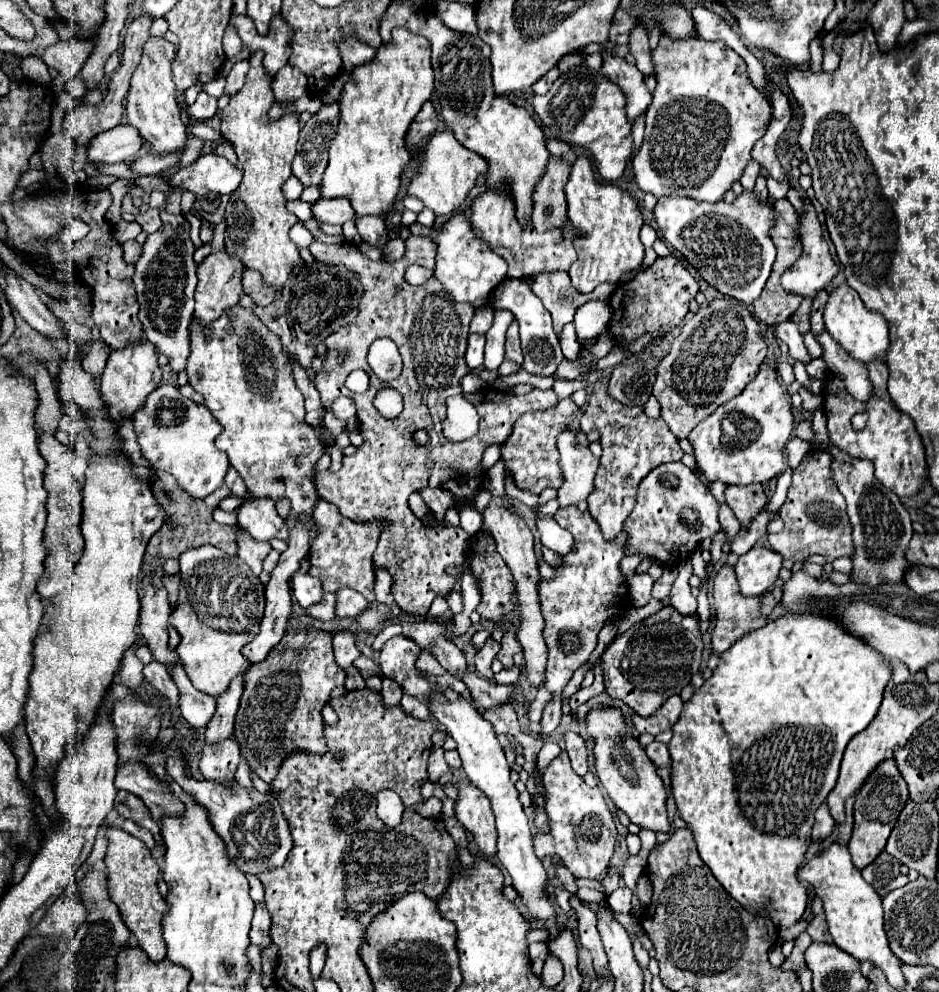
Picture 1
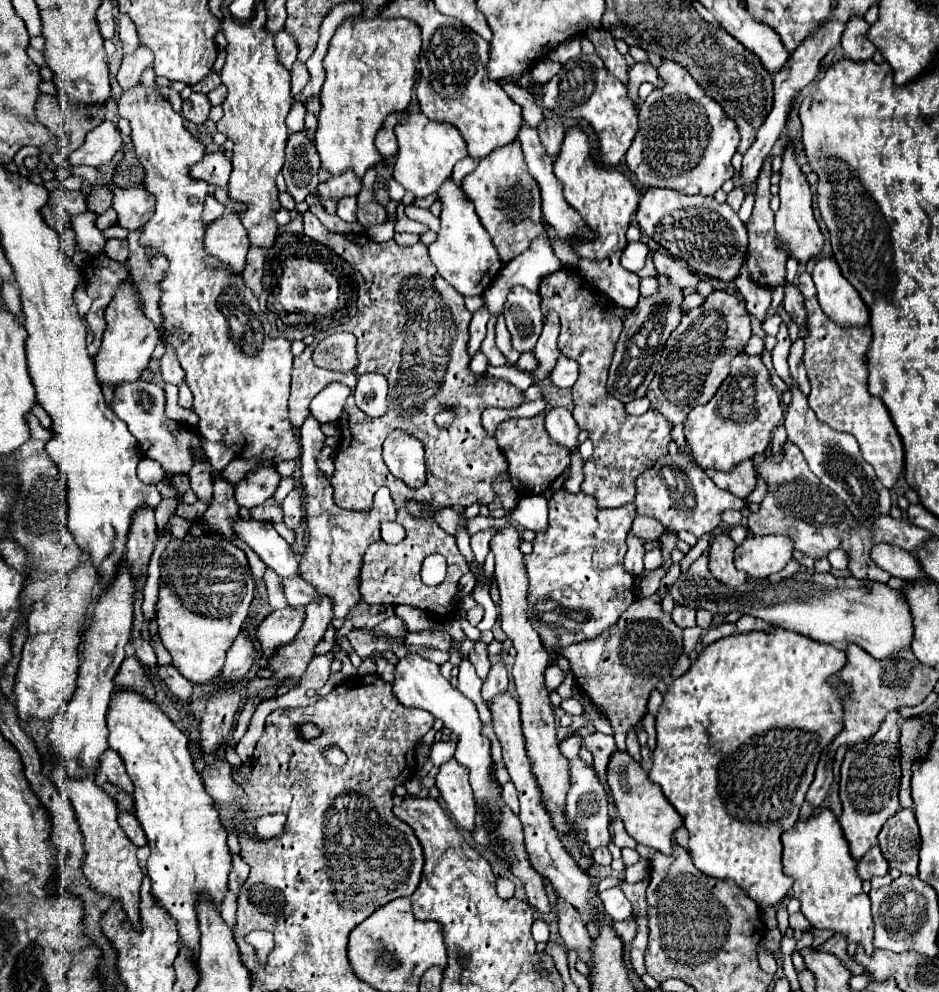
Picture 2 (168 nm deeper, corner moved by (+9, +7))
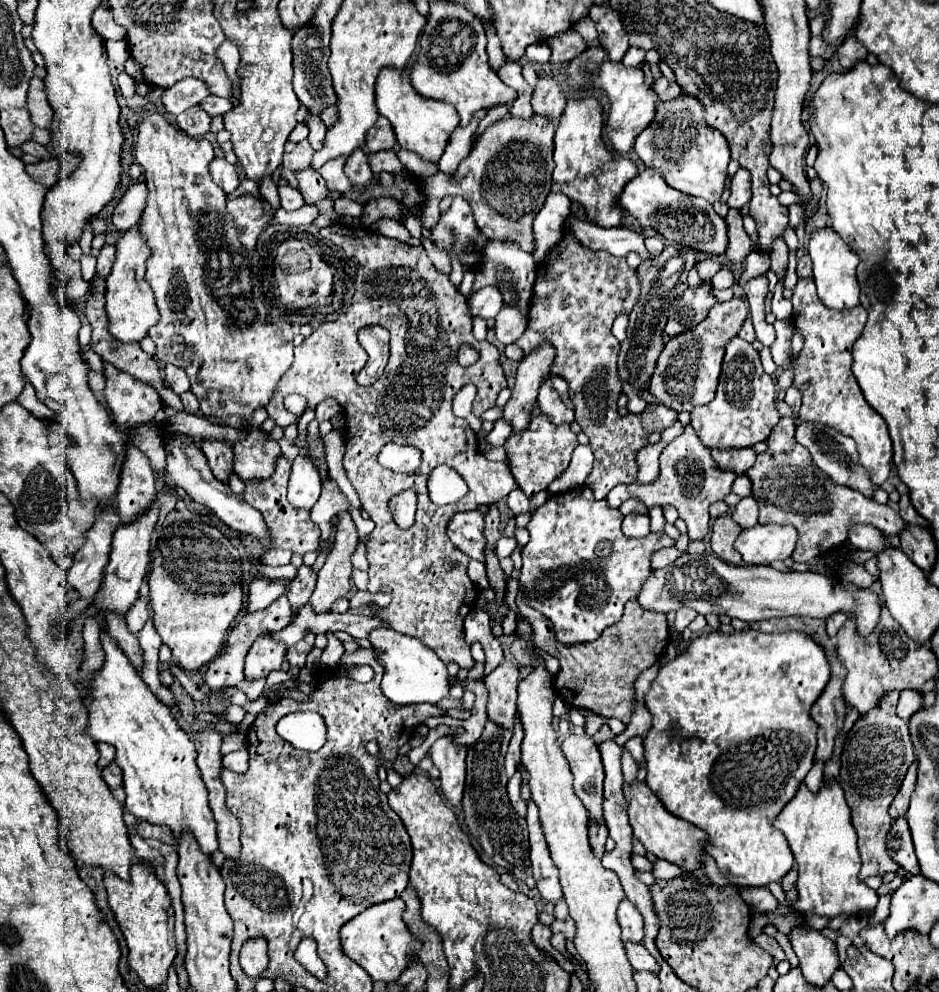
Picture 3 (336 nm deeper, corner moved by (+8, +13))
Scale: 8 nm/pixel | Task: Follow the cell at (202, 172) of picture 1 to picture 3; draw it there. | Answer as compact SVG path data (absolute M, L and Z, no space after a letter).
M216 157L212 163L210 163L210 173L212 173L212 179L216 185L220 185L224 189L224 193L232 193L236 187L238 187L238 173L236 173L236 167L230 165L224 157Z

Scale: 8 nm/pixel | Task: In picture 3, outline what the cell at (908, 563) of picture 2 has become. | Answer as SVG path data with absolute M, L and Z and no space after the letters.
M858 525L858 527L850 527L848 529L848 541L852 543L852 547L856 549L868 549L872 553L878 553L880 549L886 547L888 539L886 535L872 527L872 525Z

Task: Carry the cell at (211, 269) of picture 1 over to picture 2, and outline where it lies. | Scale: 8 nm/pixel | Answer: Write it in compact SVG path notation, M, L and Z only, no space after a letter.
M225 215L215 219L205 233L205 249L207 255L217 257L231 273L241 273L245 269L249 239L239 217Z

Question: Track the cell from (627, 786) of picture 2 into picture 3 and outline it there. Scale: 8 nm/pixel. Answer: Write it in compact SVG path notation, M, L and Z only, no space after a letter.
M634 781L632 785L624 785L624 795L628 799L628 817L634 829L634 837L646 847L648 853L652 853L658 859L670 861L680 869L686 869L688 873L702 867L704 845L708 843L708 835L702 829L682 819L676 819L672 813L668 813L660 803L660 799L648 789L646 783Z

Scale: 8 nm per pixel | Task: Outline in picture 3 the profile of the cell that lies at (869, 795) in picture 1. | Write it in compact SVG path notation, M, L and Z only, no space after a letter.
M890 691L880 699L874 711L862 715L858 723L848 731L844 751L842 751L842 767L838 775L838 783L846 793L848 807L852 809L852 825L858 833L858 849L862 855L860 877L884 877L886 873L896 873L900 865L890 859L886 851L886 835L892 825L892 817L888 815L888 807L900 785L908 767L914 761L912 741L908 733L908 721L896 715L896 701L900 691Z

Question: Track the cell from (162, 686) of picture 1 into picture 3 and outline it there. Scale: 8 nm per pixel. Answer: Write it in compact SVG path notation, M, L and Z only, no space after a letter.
M138 597L136 603L132 603L132 611L128 611L128 615L126 615L128 629L132 633L138 633L144 627L144 623L146 623L148 617L150 617L150 613L148 613L148 601L144 597Z

